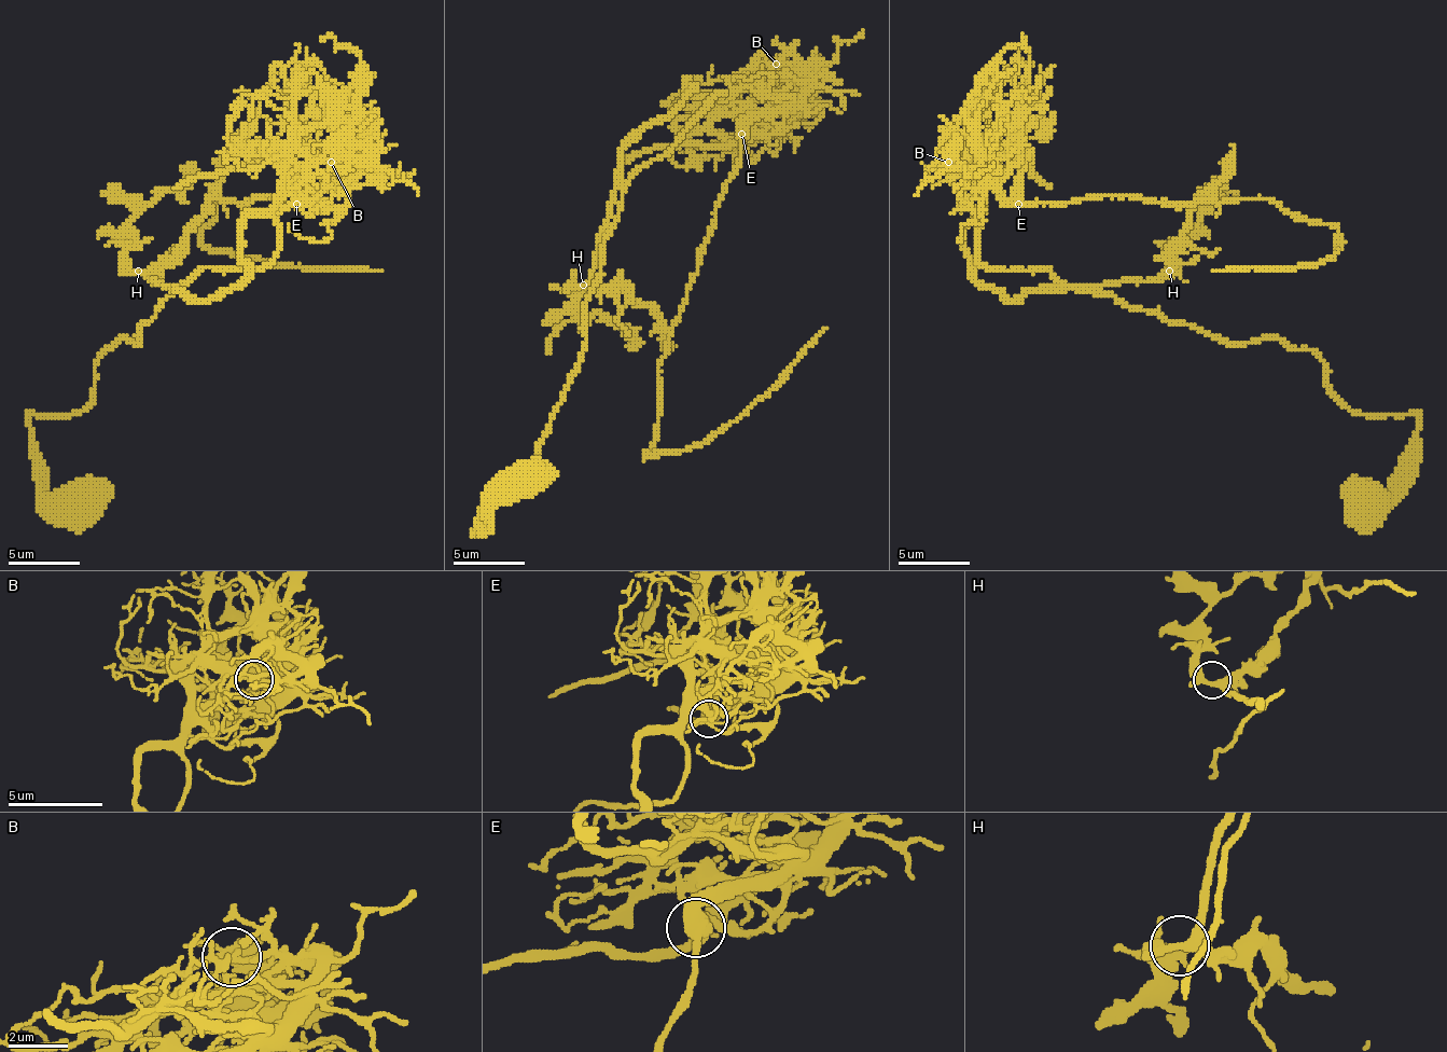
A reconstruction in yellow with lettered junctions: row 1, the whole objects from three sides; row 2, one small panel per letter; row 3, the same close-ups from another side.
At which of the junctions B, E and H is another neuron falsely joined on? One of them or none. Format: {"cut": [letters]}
{"cut": ["B"]}

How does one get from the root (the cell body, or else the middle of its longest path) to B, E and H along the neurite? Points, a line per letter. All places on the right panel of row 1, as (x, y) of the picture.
B: (1101, 289), (1069, 289), (1047, 267), (990, 271), (979, 260), (983, 195), (950, 160), (947, 163)
E: (1101, 289), (1069, 289), (1047, 267), (990, 271), (979, 260), (983, 181), (993, 170), (1015, 166), (1018, 203)
H: (1101, 289), (1119, 281), (1158, 281), (1169, 271)

